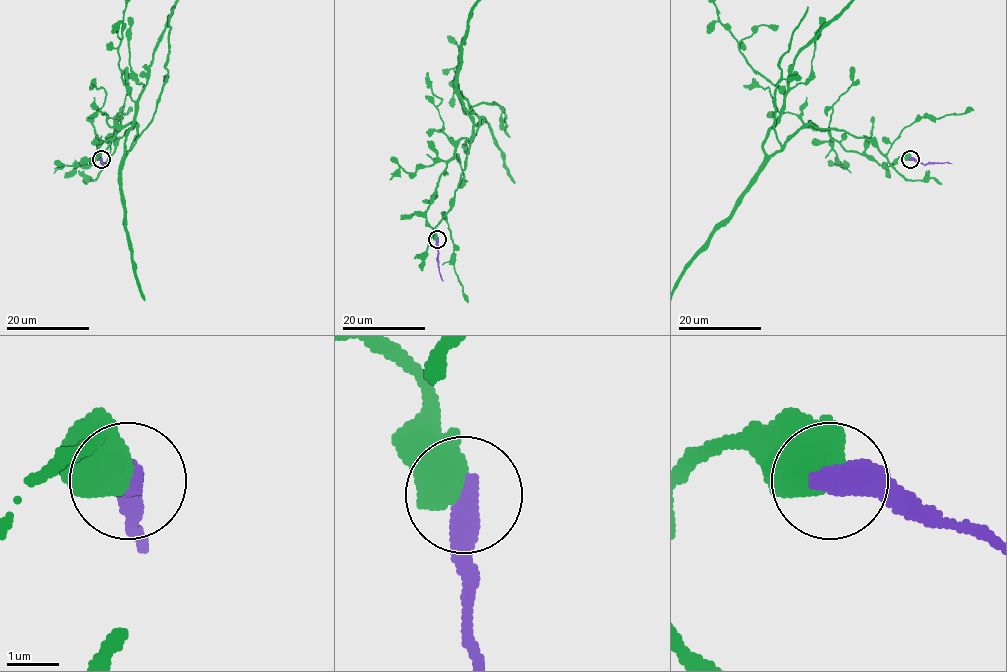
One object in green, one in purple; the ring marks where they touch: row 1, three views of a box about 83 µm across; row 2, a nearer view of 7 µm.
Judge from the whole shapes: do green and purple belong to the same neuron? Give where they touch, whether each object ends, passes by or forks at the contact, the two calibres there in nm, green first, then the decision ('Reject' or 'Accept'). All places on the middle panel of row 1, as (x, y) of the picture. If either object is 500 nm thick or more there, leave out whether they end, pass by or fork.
Place: (437, 239). Thickness 750 nm (green) against 550 nm. Reject

